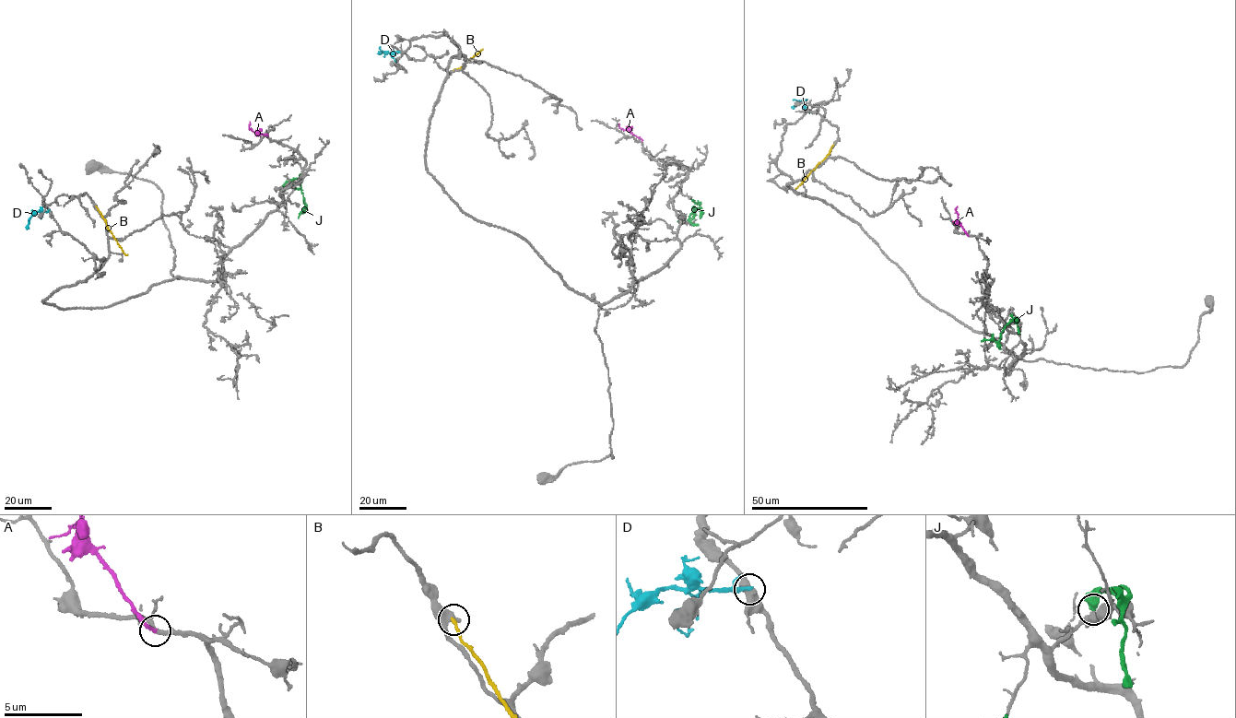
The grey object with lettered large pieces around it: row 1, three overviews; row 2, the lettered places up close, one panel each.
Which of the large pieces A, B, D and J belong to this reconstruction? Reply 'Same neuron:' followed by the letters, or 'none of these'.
Same neuron: A

